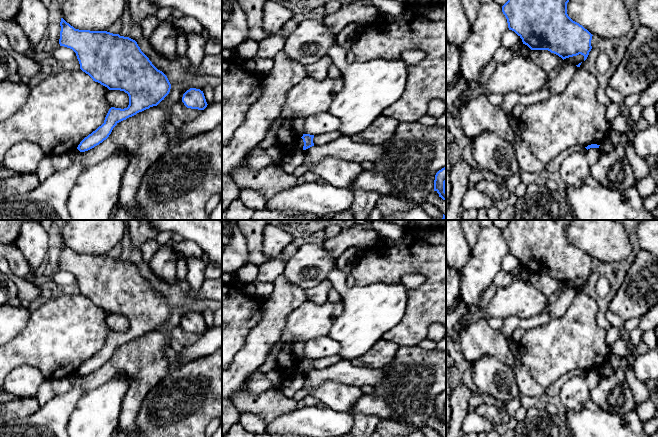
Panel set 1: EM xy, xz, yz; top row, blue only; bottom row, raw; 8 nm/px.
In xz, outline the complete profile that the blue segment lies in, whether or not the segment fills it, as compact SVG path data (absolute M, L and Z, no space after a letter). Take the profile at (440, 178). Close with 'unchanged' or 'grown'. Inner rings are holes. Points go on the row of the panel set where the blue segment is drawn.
M446 166L436 173L434 180L434 191L436 191L439 194L439 197L441 197L443 200L446 200L445 183Z; unchanged

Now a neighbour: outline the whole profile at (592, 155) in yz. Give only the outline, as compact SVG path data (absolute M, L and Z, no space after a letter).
M599 148L588 149L586 154L585 154L585 157L586 157L586 160L589 164L589 166L592 166L593 164L595 164L599 160L601 154L602 153L599 150Z

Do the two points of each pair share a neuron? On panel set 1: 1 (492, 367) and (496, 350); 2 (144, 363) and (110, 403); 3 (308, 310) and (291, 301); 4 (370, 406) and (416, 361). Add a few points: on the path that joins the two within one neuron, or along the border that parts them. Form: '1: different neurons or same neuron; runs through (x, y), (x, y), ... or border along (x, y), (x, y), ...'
1: different neurons; border along (474, 360), (483, 356), (495, 356), (513, 371)
2: different neurons; border along (125, 372), (130, 382), (122, 401)
3: different neurons; border along (307, 300), (287, 316), (285, 324)
4: same neuron; runs through (381, 396), (405, 372)

